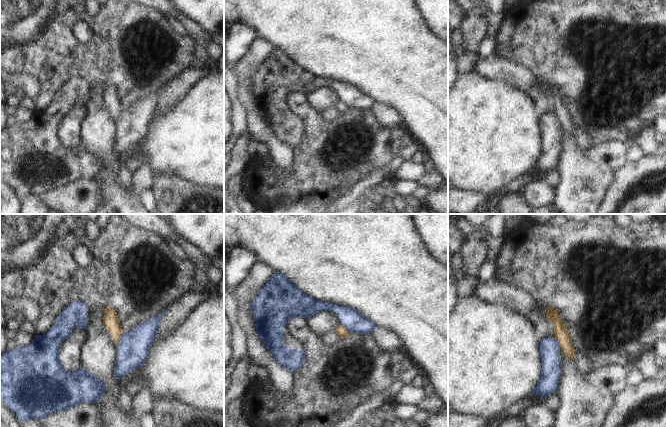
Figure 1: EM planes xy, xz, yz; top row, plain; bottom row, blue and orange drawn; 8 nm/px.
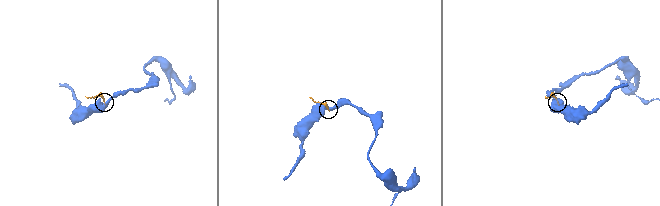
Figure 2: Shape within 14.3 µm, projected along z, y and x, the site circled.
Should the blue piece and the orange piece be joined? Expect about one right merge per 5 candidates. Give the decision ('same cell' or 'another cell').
another cell

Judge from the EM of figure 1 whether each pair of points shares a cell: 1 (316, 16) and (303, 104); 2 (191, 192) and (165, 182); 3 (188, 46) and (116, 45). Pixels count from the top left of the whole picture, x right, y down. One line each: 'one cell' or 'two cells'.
1: two cells
2: one cell
3: one cell

